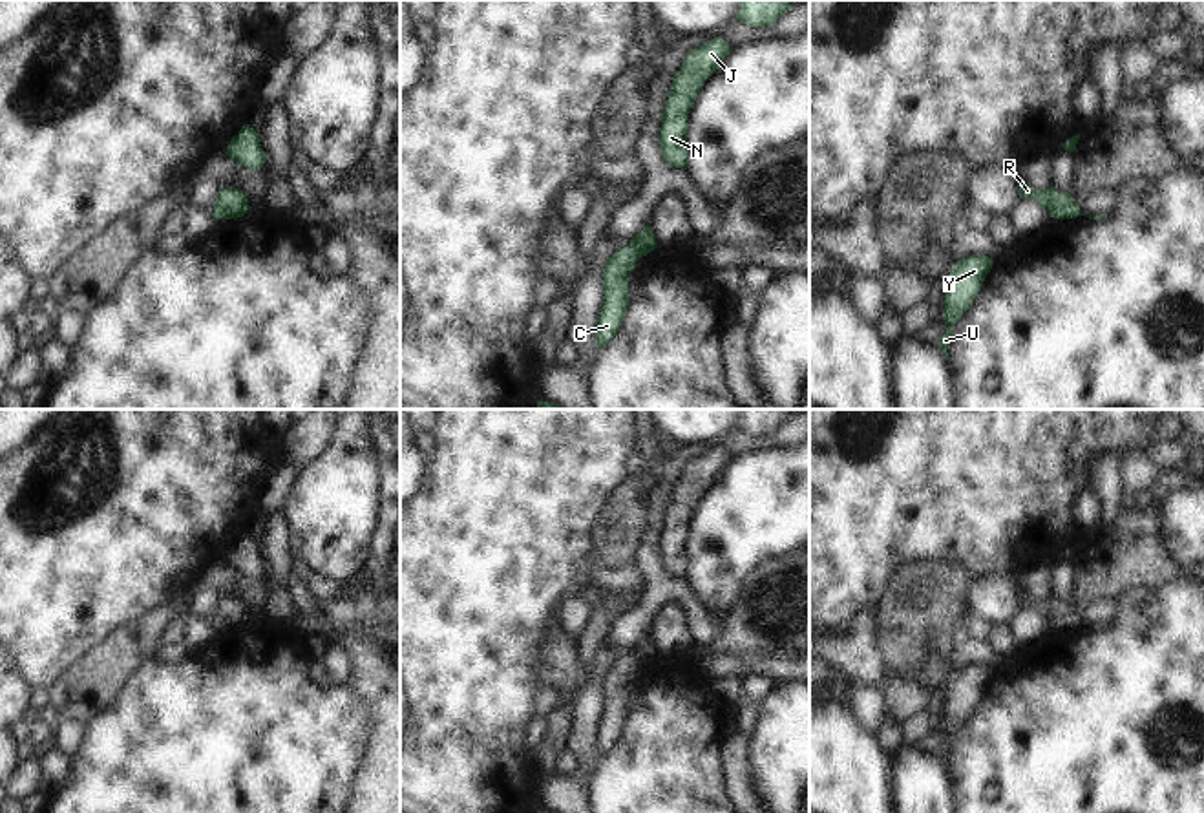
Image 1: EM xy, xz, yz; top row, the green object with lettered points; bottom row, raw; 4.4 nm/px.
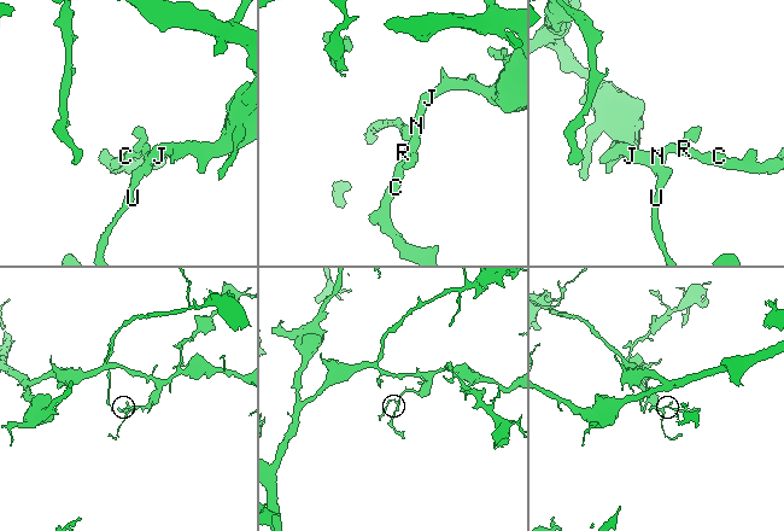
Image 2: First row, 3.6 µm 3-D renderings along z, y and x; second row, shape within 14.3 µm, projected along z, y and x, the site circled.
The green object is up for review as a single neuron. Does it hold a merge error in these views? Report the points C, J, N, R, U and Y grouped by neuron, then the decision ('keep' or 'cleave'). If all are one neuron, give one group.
C J N R U Y; keep

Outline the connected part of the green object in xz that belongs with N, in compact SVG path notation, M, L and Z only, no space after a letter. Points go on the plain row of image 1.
M714 446L687 462L681 477L672 486L672 497L665 512L660 537L660 557L667 574L685 577L687 574L687 528L705 490L720 477L731 462L731 455Z

